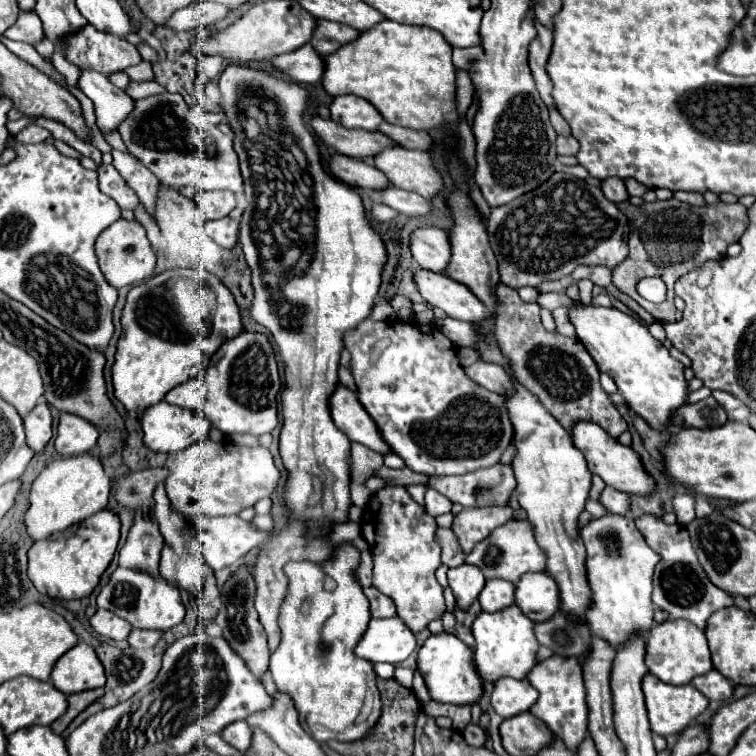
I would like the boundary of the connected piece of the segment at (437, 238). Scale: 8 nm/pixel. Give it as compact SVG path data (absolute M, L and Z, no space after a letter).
M417 228L409 240L413 260L431 272L445 272L451 258L449 248L449 236L441 228Z

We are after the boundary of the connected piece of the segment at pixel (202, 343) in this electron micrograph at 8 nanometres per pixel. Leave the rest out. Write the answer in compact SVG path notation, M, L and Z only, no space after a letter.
M203 268L165 270L163 274L157 274L141 282L139 286L131 288L127 296L127 304L123 308L121 326L123 326L123 334L117 342L117 354L111 372L113 372L115 398L129 412L149 408L161 402L171 388L201 376L203 362L207 362L223 342L235 338L243 330L239 308L235 304L233 294L217 276L205 272Z

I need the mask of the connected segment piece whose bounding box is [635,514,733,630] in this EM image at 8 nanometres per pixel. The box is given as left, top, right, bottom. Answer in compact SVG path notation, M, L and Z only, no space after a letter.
M643 514L635 520L639 532L647 540L647 544L661 556L661 562L655 566L653 576L653 604L665 610L671 618L685 618L693 624L697 624L701 630L707 626L707 618L721 610L733 606L733 596L715 588L711 580L707 580L707 574L703 572L703 566L699 564L695 550L689 540L689 532L681 524L665 524L661 518Z

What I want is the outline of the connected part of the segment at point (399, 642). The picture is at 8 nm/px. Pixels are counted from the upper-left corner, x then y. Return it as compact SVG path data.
M399 616L393 618L371 618L363 638L359 640L355 654L371 664L403 662L415 650L415 634L407 628Z

